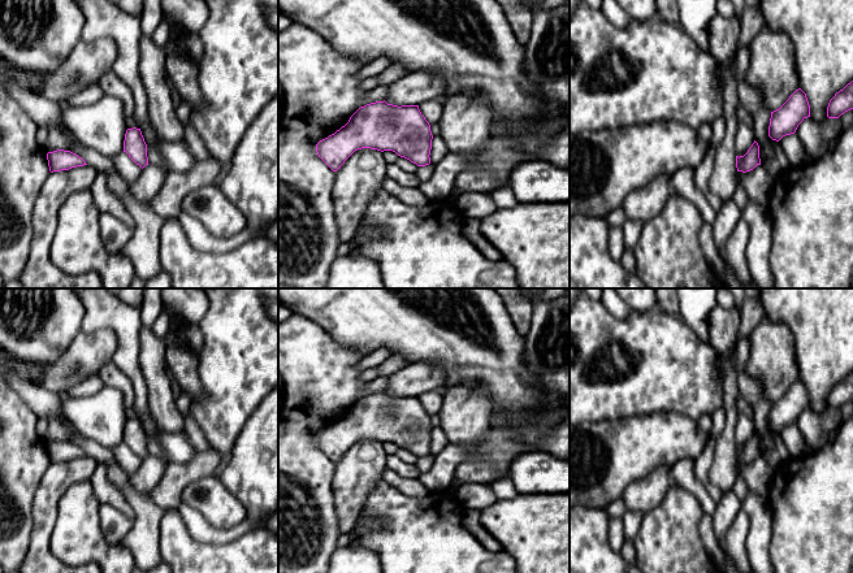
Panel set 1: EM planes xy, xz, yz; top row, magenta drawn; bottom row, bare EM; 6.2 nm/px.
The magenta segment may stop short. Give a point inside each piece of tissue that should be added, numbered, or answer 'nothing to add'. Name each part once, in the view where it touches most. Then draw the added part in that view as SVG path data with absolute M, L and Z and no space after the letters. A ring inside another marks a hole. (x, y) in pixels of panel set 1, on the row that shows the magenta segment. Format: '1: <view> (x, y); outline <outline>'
nothing to add

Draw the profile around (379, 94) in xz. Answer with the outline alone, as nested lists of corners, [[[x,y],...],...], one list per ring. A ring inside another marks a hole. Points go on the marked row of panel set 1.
[[[378,84],[376,88],[367,92],[360,107],[364,107],[371,103],[384,101],[387,95],[389,86]]]

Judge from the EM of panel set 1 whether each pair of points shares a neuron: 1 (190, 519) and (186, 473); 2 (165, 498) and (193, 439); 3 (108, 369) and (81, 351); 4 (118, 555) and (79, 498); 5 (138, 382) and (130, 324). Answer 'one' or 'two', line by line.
1: two
2: two
3: two
4: one
5: one

